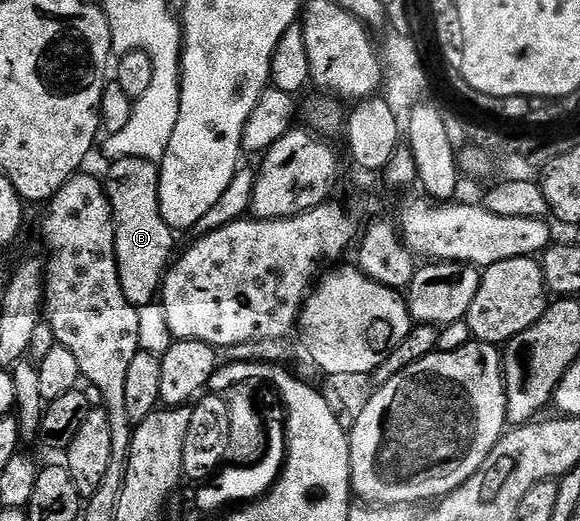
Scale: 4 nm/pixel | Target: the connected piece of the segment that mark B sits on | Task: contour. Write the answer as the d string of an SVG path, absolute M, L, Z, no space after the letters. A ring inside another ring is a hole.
M127 157L111 162L107 166L108 177L106 176L106 188L108 191L108 201L112 205L112 217L116 220L116 262L120 272L120 282L122 283L122 295L132 305L151 305L157 300L164 284L164 274L170 268L174 252L172 248L176 245L177 234L162 219L160 210L160 167L155 161L138 159L137 157Z

